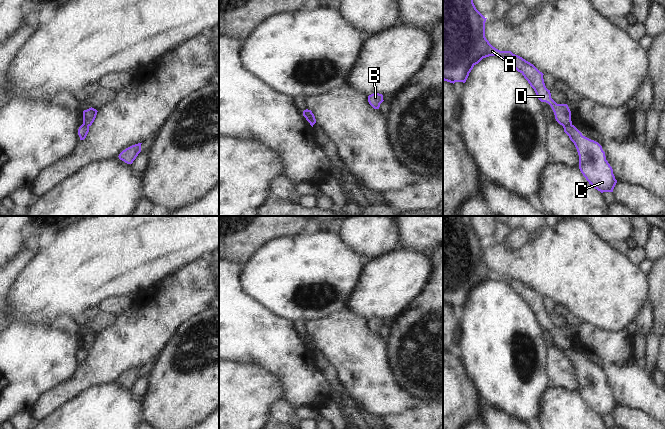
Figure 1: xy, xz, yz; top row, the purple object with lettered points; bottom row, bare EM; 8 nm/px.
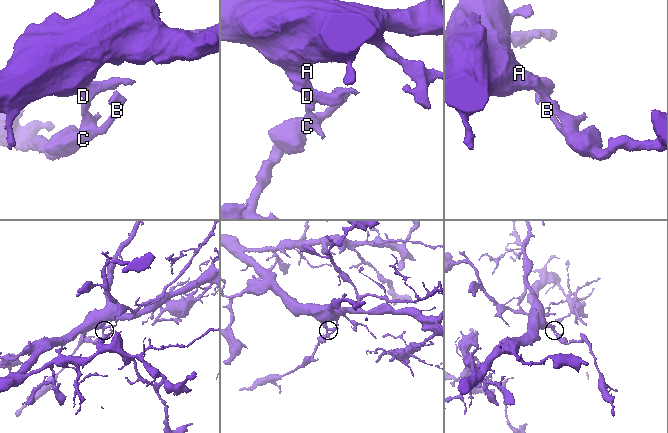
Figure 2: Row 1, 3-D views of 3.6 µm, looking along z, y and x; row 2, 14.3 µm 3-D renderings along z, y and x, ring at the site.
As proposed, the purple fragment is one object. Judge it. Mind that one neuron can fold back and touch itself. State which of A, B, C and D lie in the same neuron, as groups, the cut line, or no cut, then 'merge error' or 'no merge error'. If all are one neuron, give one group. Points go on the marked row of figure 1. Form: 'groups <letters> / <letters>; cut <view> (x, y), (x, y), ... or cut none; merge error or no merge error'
groups A D / B C; cut yz (571, 123), (563, 126); merge error

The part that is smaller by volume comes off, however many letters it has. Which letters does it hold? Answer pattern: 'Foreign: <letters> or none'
Foreign: B, C

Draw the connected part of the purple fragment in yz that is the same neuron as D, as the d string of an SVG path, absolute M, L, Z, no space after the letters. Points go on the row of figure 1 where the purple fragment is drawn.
M443 0L443 80L455 83L465 83L469 73L473 67L478 64L483 58L489 56L497 56L507 62L509 62L513 68L520 72L524 78L528 81L530 86L534 89L538 99L541 102L548 103L555 115L556 121L562 125L571 125L571 111L567 104L557 104L552 98L550 90L545 86L543 73L540 72L533 64L526 61L522 57L513 54L511 51L500 51L493 47L485 37L485 22L486 19L475 7L473 0Z

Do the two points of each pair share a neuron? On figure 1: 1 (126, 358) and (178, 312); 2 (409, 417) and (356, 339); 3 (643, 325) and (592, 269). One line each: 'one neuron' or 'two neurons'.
1: one neuron
2: two neurons
3: two neurons

